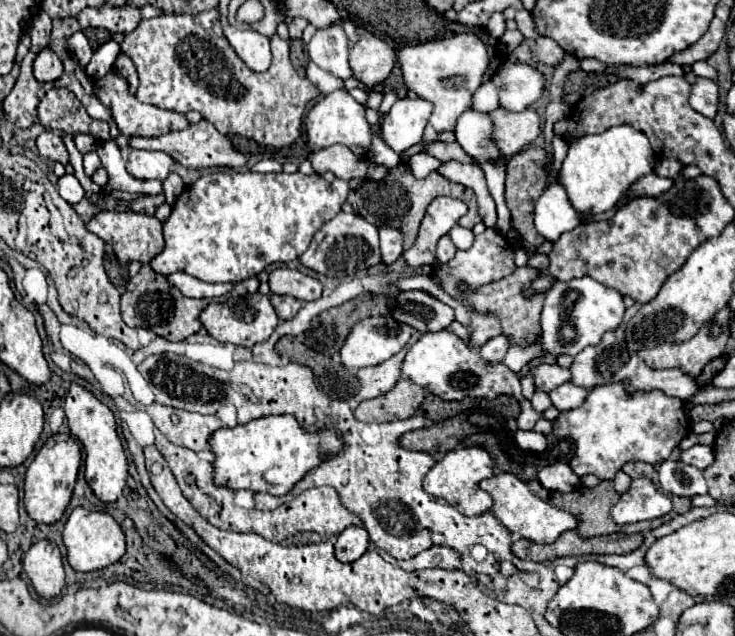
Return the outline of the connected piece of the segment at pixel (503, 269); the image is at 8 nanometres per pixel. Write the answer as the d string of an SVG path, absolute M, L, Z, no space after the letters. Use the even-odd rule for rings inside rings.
M487 228L483 234L475 236L475 242L473 242L473 246L469 250L459 250L451 262L439 264L435 274L433 274L433 280L445 292L449 292L453 298L467 304L467 300L463 298L463 294L459 290L461 284L467 284L473 290L479 290L479 286L485 286L487 282L501 280L501 278L505 278L507 274L511 274L517 268L513 258L515 258L515 248L511 246L511 242L505 236L501 236L495 228Z

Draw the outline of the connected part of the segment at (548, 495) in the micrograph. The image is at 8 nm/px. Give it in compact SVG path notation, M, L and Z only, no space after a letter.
M531 480L529 482L529 488L545 502L557 506L557 508L563 508L571 514L575 514L581 522L577 526L577 532L583 536L583 538L593 538L593 536L603 536L603 534L615 534L615 532L625 532L625 534L635 534L635 532L645 532L645 530L653 530L661 524L665 524L665 518L667 516L661 516L661 518L655 518L655 520L647 520L647 522L637 522L637 524L627 524L627 526L619 526L613 518L611 518L611 506L615 506L615 502L619 500L619 494L615 492L613 488L613 482L611 480L605 480L605 482L599 482L595 488L577 488L569 494L561 494L561 492L555 492L555 490L547 490L543 488L543 484L539 480Z

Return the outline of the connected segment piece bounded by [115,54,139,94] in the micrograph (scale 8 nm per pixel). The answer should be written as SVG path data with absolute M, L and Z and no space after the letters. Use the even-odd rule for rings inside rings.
M119 54L115 66L117 66L117 70L121 72L121 76L127 80L127 84L129 84L129 92L135 94L137 88L139 88L139 78L137 78L137 70L135 70L135 64L131 62L131 58L125 56L125 54Z

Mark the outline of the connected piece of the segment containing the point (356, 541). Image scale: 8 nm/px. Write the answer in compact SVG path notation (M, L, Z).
M363 526L345 528L335 542L335 556L341 562L355 562L365 554L369 546L369 534Z

